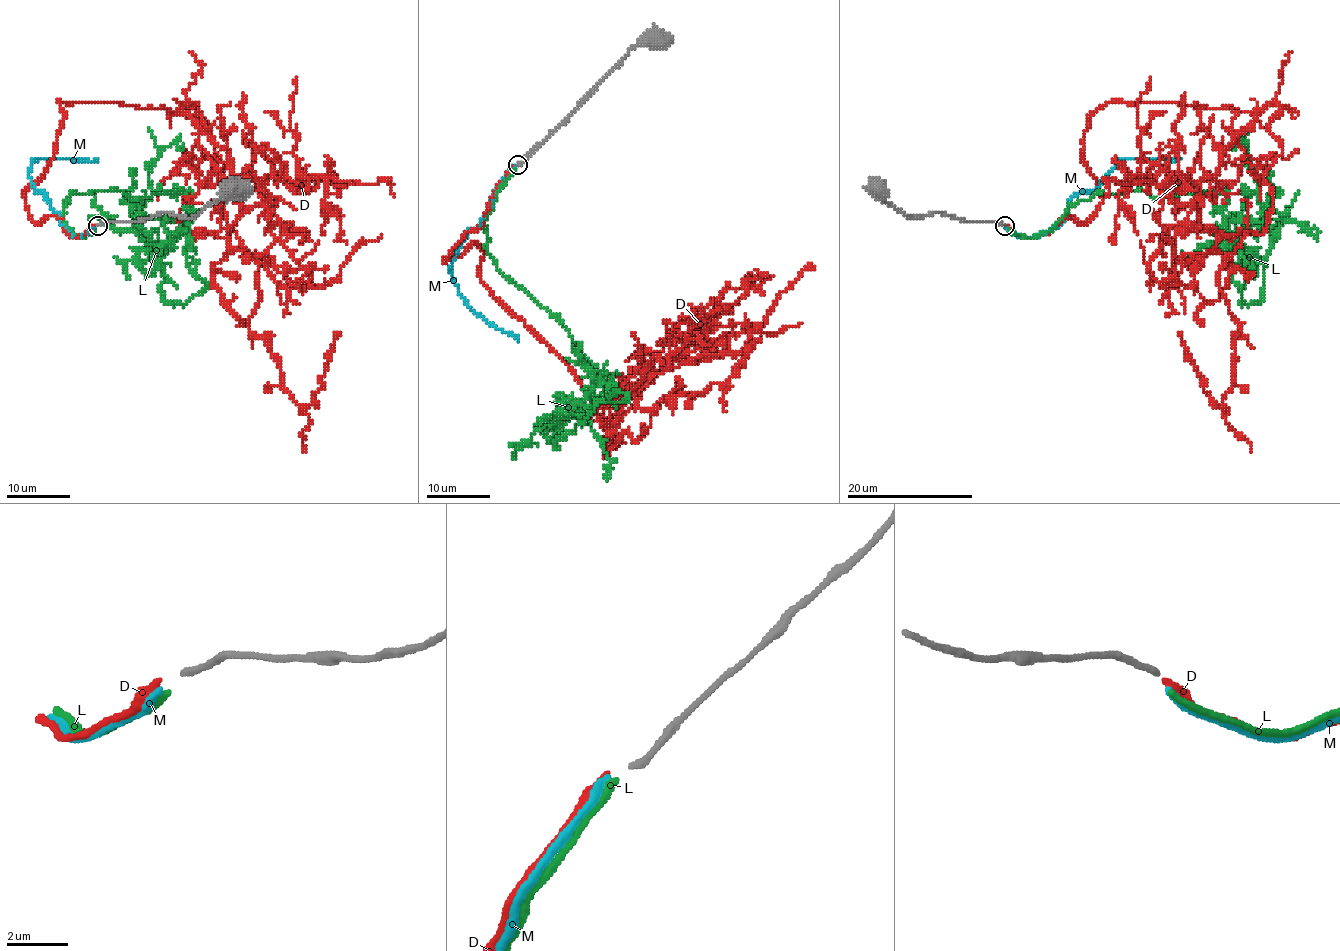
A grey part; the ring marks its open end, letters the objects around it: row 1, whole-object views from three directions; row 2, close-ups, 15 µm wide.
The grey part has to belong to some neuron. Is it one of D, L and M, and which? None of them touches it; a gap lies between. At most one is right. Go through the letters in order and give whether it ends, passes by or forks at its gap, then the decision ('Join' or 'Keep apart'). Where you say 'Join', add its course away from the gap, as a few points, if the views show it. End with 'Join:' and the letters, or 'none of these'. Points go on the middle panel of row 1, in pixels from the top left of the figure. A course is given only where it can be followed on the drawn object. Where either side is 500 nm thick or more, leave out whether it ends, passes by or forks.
D: It ends there. Join. Its course: (514, 166), (445, 262), (484, 250), (479, 281), (618, 442), (678, 377), (670, 399), (703, 393), (761, 339)
L: It ends there. Keep apart
M: It ends there. Keep apart
Join: D

